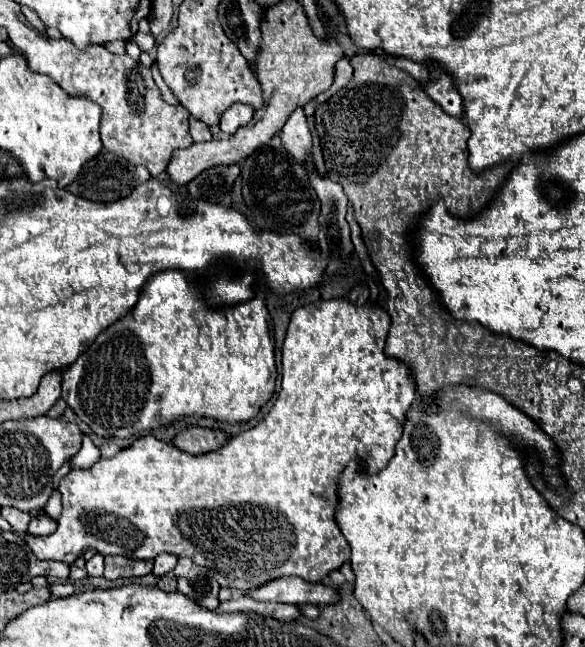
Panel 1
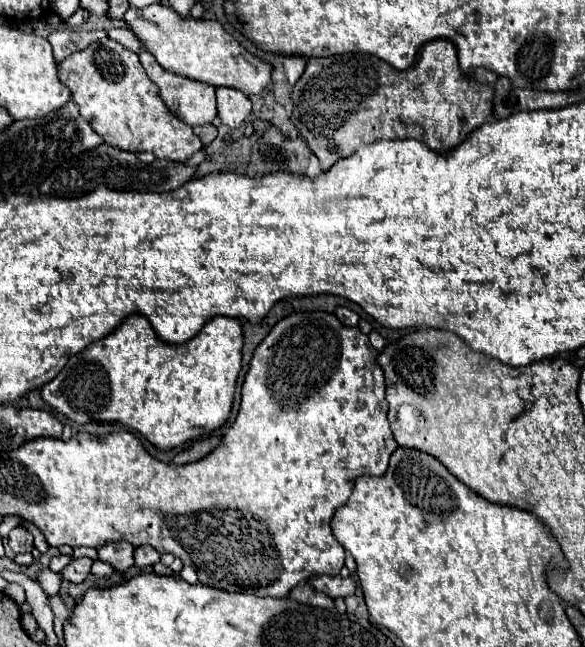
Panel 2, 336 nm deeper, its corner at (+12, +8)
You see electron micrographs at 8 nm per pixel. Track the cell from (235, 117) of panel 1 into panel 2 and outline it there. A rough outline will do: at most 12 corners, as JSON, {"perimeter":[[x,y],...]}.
{"perimeter":[[216,89],[218,117],[230,129],[248,119],[252,103],[238,89]]}

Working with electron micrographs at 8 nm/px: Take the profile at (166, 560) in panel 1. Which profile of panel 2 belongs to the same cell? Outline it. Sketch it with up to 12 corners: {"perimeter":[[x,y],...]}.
{"perimeter":[[140,545],[134,551],[136,567],[144,569],[160,561],[154,547]]}

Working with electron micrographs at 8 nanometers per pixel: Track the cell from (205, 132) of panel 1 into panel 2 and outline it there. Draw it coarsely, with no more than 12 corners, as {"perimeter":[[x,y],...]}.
{"perimeter":[[212,123],[196,125],[194,135],[208,147],[216,139],[216,127]]}

